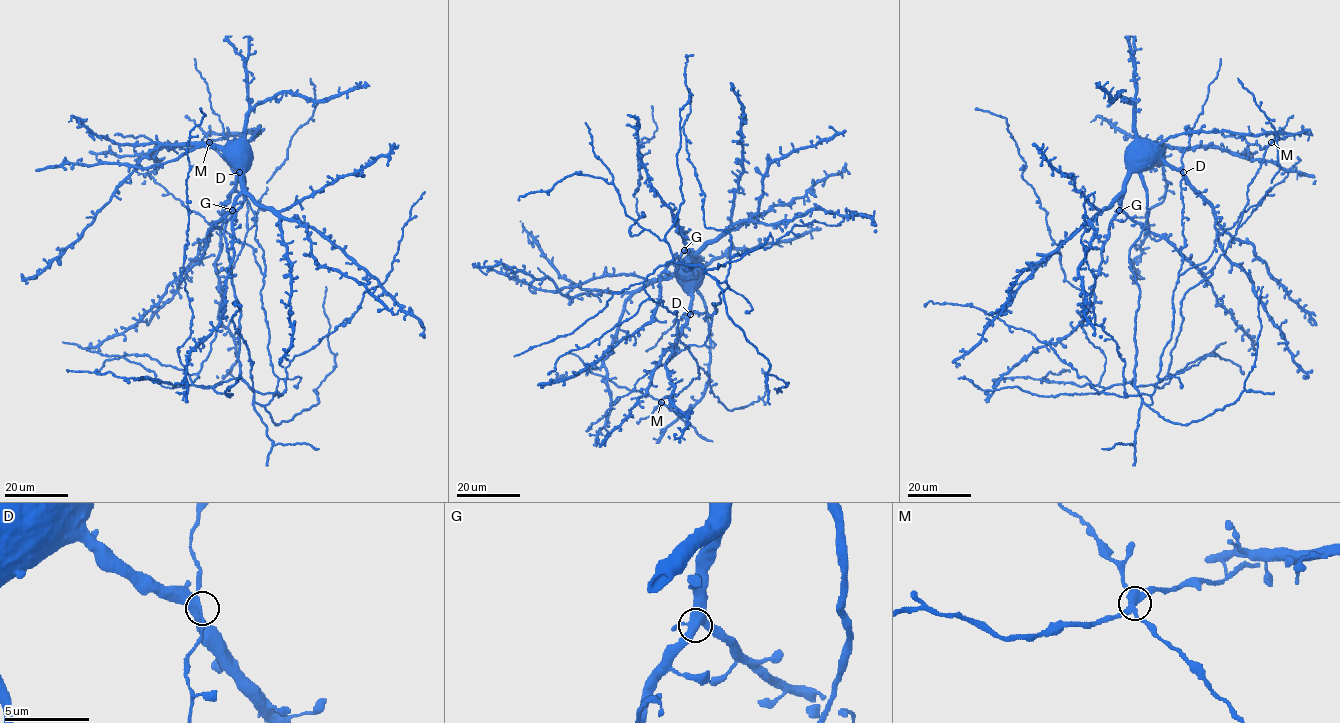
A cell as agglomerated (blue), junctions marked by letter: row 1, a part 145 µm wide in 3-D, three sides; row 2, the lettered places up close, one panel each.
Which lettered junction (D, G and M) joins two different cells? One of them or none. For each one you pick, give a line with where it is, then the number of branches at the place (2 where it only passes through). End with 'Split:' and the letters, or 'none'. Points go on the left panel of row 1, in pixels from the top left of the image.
M: place (209, 142); branches 4
Split: M

